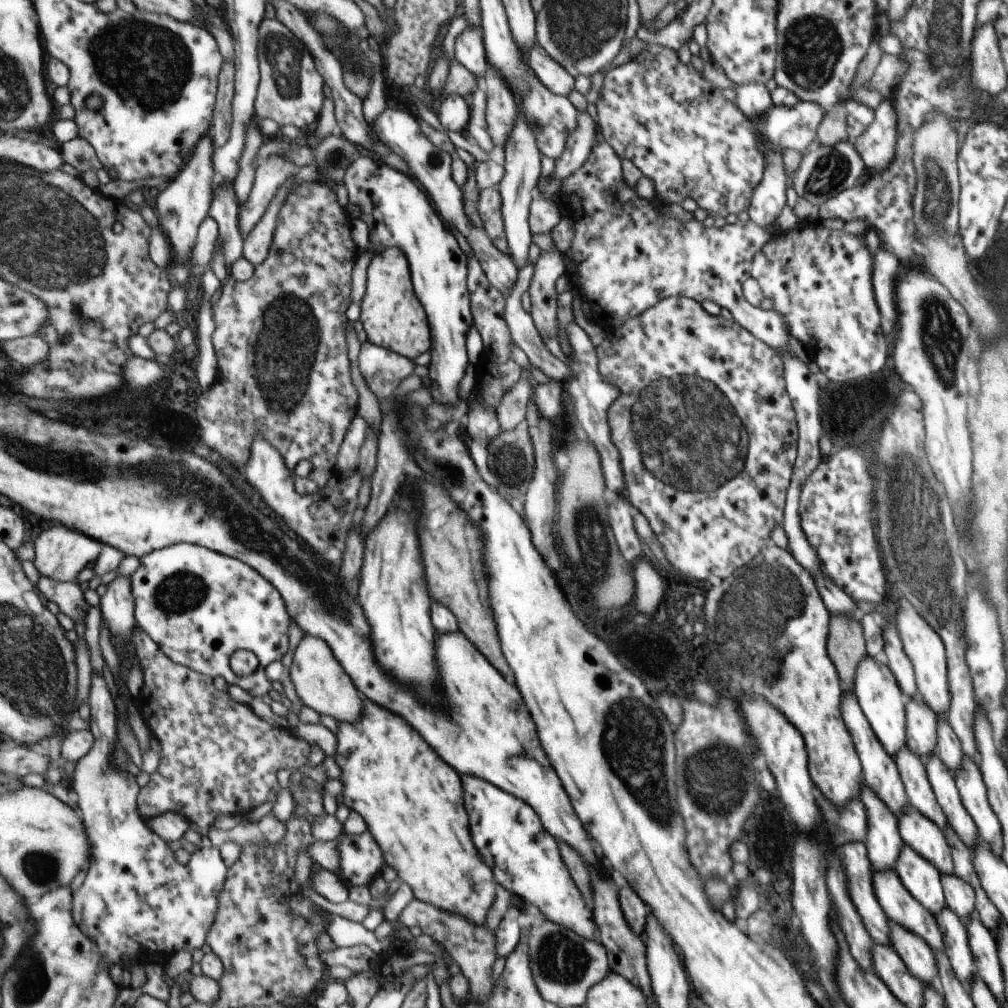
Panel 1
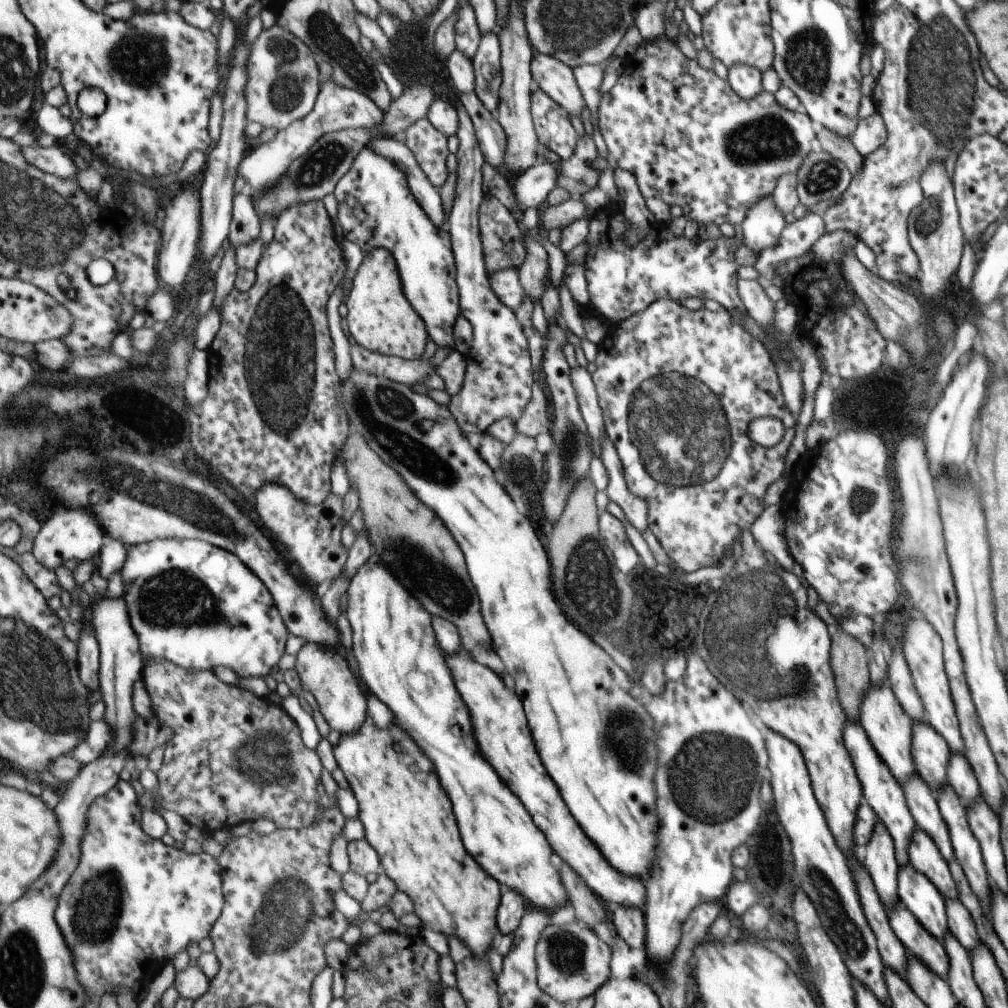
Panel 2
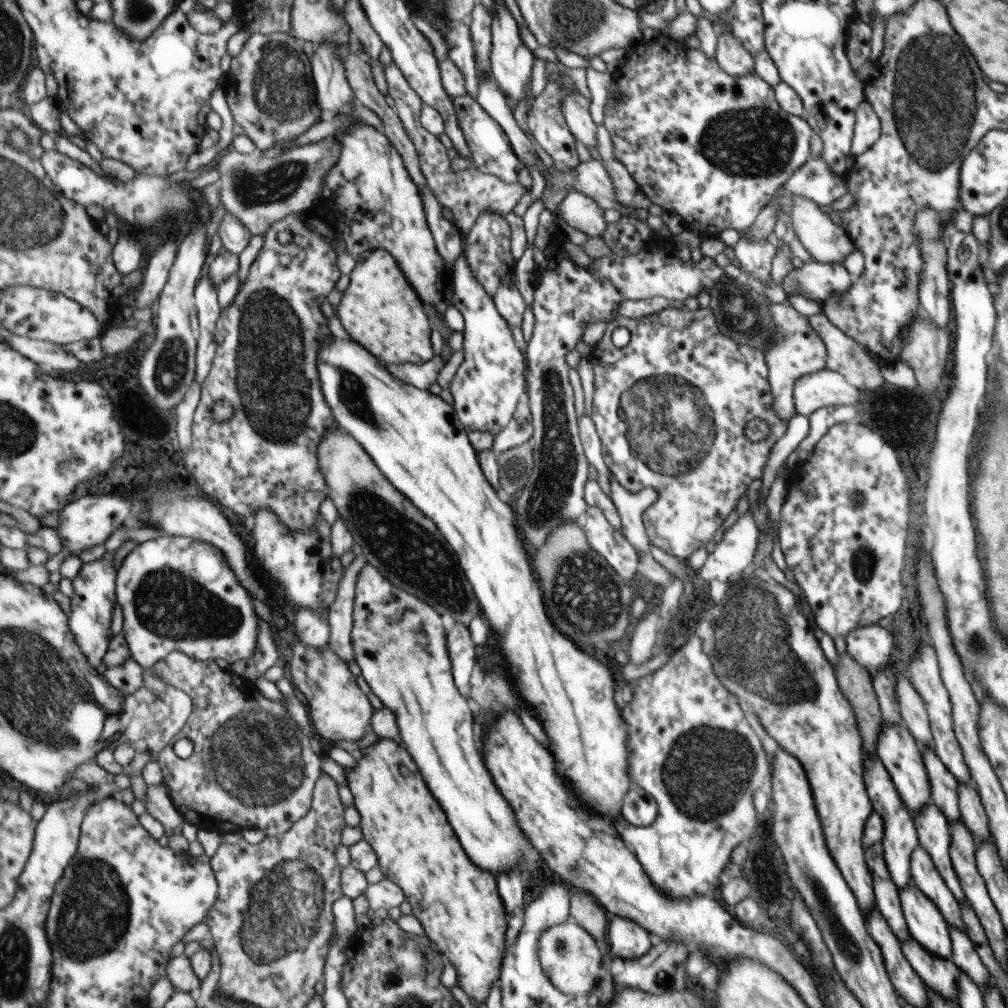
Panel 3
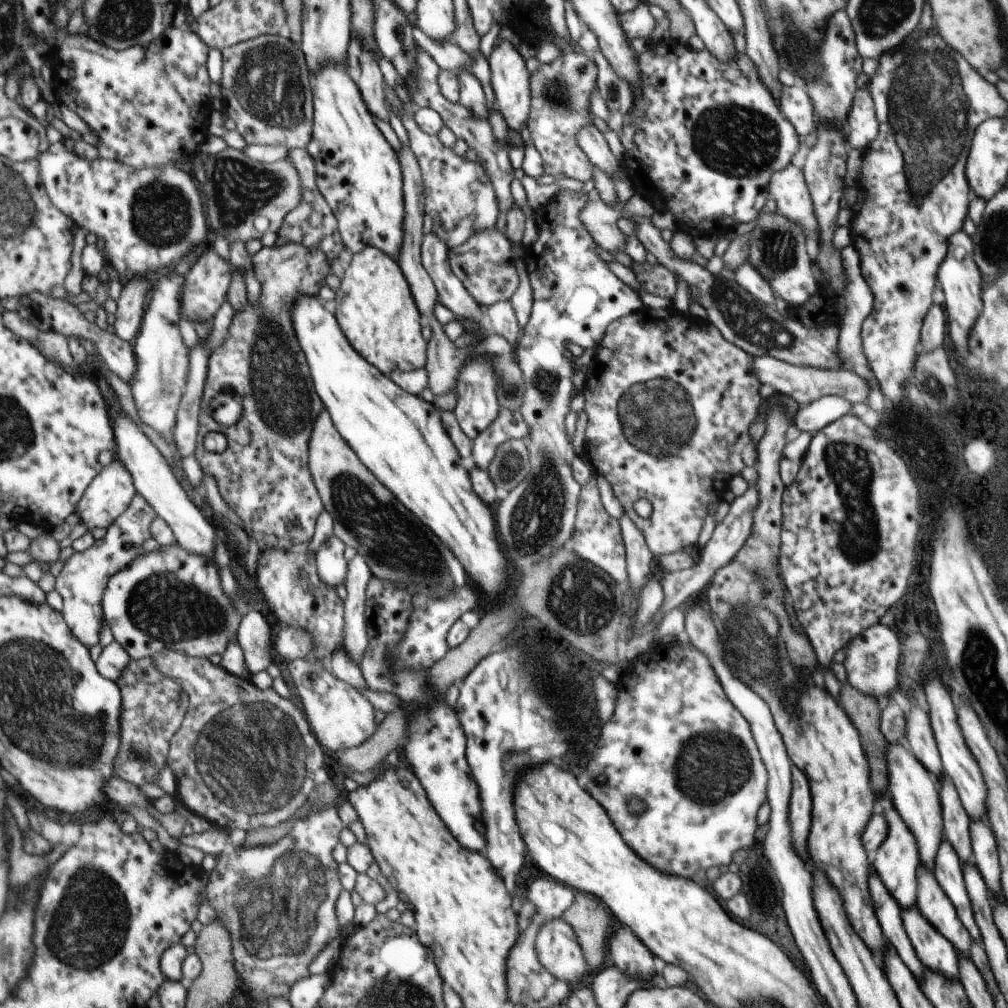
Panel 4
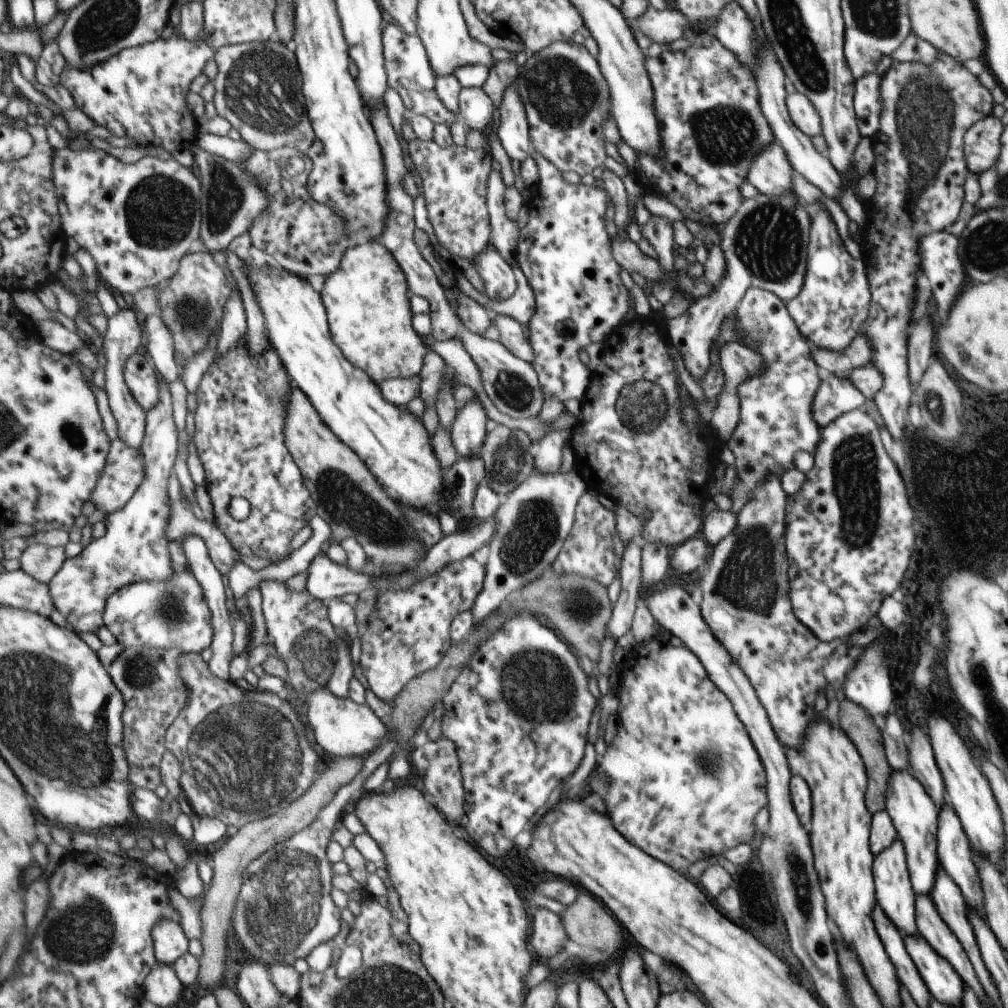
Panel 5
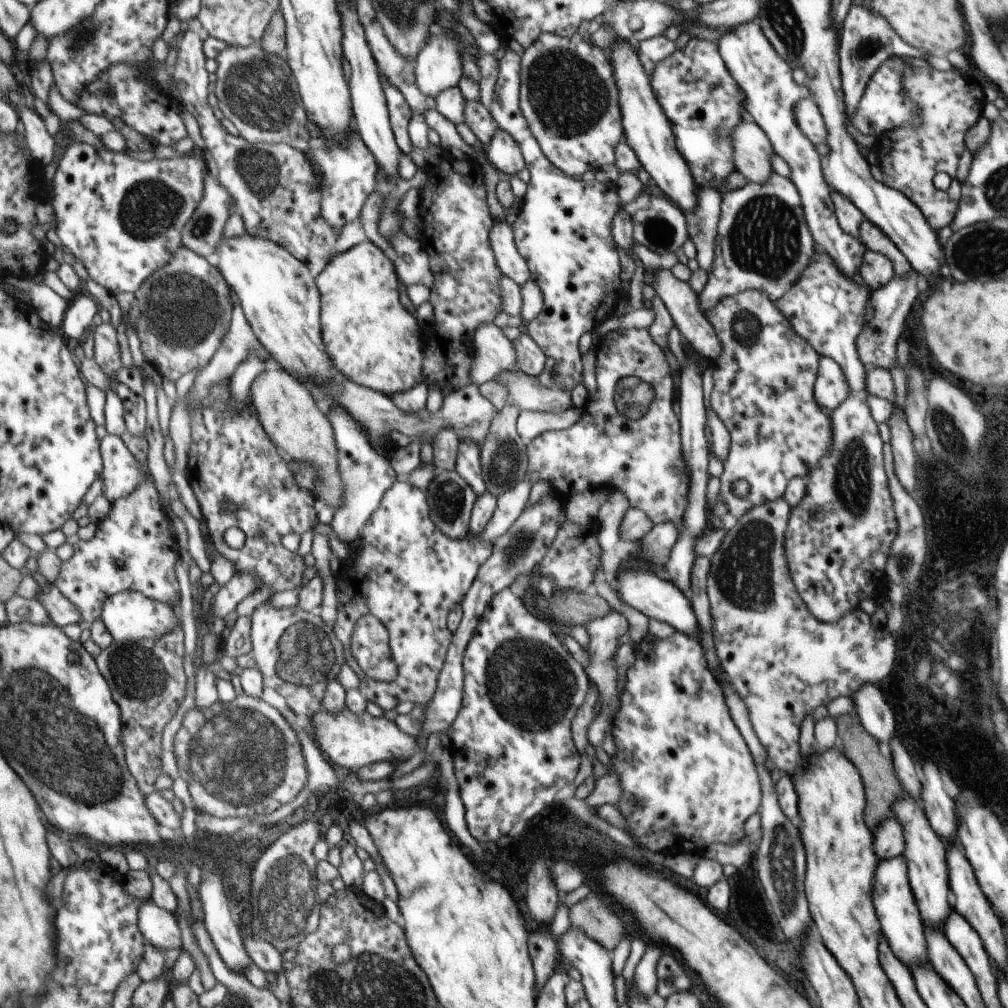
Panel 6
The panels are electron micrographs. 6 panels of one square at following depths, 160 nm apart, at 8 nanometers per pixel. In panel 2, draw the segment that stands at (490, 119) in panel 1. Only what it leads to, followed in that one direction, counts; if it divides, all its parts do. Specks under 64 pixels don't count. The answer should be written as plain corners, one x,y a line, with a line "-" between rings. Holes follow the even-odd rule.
496,31
480,34
477,51
471,59
474,93
487,110
497,109
500,78
500,41

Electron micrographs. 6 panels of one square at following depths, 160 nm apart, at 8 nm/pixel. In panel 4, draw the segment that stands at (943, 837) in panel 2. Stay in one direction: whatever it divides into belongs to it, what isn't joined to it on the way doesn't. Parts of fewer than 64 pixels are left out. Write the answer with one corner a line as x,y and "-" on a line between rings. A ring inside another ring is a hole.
945,838
940,840
939,850
933,859
933,876
949,902
954,906
958,919
973,941
980,940
980,932
975,924
972,908
962,877
962,867
951,844

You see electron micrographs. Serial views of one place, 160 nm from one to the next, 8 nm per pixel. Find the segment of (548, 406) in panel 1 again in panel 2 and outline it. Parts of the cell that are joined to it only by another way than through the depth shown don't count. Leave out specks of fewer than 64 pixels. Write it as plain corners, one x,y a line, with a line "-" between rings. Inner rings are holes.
536,379
531,386
530,400
525,404
523,413
514,423
516,434
523,434
527,438
535,438
538,434
548,431
547,399

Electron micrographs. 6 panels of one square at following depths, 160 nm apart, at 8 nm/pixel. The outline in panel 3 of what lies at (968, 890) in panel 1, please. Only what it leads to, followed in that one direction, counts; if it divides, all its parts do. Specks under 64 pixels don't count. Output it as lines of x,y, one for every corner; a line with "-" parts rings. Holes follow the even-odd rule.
959,927
951,929
952,958
951,961
959,969
965,971
969,978
981,989
985,990
987,982
990,982
990,974
983,966
979,955
975,952
971,939
965,931

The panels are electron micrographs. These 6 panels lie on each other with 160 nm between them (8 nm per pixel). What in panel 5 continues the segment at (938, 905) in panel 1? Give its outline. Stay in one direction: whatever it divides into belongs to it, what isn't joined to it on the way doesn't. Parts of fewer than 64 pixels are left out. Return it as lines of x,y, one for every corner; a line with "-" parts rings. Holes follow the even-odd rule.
918,933
905,935
903,939
908,955
922,976
931,998
952,1007
961,1007
965,984
949,961
938,955

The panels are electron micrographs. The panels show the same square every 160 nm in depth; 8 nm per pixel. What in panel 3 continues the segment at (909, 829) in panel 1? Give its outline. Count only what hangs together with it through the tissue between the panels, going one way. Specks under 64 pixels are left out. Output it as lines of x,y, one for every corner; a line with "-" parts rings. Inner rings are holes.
917,846
911,854
911,880
925,896
937,904
949,928
959,927
964,931
960,904
943,882
927,851
921,846

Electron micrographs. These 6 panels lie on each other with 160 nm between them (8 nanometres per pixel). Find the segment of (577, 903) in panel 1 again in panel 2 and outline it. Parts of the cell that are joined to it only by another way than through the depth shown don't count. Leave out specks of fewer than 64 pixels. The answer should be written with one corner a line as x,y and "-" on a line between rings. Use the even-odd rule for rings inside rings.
377,554
357,570
347,595
347,618
353,632
352,653
361,679
367,680
367,686
373,690
373,694
377,694
395,712
401,726
417,740
417,744
421,744
421,748
425,748
425,752
429,752
429,758
437,762
437,768
441,768
441,782
445,788
449,788
449,796
453,796
457,820
461,820
461,832
465,832
465,848
469,848
469,852
481,860
481,868
485,868
489,876
497,876
497,880
501,880
501,886
525,896
529,907
533,904
552,914
566,906
566,891
549,862
552,850
548,840
537,830
521,802
479,756
473,744
469,714
457,694
455,680
435,638
431,614
411,596
411,592
393,572
381,572
381,556

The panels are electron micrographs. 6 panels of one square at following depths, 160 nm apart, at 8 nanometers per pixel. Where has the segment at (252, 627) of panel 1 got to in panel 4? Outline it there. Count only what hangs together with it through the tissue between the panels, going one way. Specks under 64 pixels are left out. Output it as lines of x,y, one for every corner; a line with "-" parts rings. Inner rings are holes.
179,541
159,551
139,555
127,568
113,575
103,600
104,615
113,637
131,655
133,661
151,659
161,651
174,650
202,659
225,654
230,642
238,638
244,615
239,614
231,598
221,588
221,576
215,561
186,549

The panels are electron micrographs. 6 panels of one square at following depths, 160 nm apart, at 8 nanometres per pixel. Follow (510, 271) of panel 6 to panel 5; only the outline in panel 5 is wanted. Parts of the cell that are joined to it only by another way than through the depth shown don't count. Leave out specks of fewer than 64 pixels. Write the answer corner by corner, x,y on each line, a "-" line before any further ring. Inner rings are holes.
491,169
487,182
487,207
489,209
489,220
493,231
493,248
501,255
501,258
515,265
516,244
519,238
519,229
516,223
508,219
505,212
504,192
506,186
499,171

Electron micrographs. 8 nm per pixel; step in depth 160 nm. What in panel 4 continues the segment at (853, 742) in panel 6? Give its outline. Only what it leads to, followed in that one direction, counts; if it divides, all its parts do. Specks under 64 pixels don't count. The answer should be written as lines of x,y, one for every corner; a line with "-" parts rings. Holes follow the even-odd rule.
848,682
840,683
837,700
859,730
860,740
865,740
865,752
869,752
868,767
873,768
875,794
888,794
887,762
884,752
888,742
878,726
879,708
871,696
853,688

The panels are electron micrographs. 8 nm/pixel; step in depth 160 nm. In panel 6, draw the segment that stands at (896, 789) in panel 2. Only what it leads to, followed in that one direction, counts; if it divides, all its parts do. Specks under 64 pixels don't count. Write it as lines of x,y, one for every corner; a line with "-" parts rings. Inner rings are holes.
902,856
877,863
873,875
873,904
877,904
877,917
881,916
881,934
889,940
889,948
893,948
894,955
897,952
897,958
909,969
913,965
927,963
924,926
908,883
907,862

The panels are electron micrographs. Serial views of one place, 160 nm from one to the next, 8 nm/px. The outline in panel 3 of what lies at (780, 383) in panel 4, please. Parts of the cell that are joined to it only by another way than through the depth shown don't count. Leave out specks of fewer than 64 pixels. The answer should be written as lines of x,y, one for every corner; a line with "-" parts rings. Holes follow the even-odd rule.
823,368
798,377
792,388
794,412
808,417
818,408
857,406
860,389
848,384
840,373

